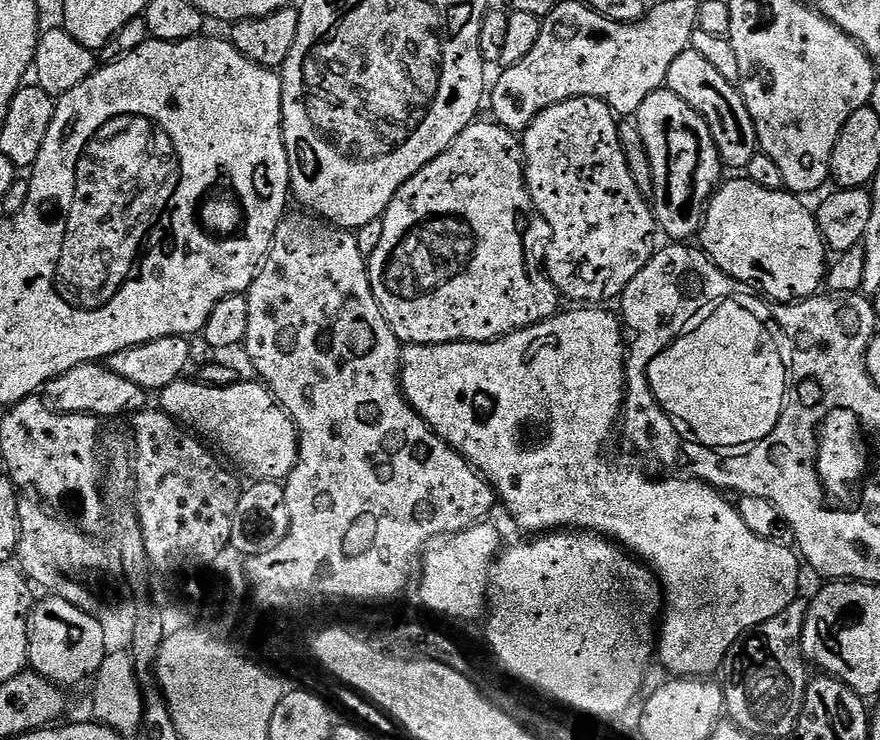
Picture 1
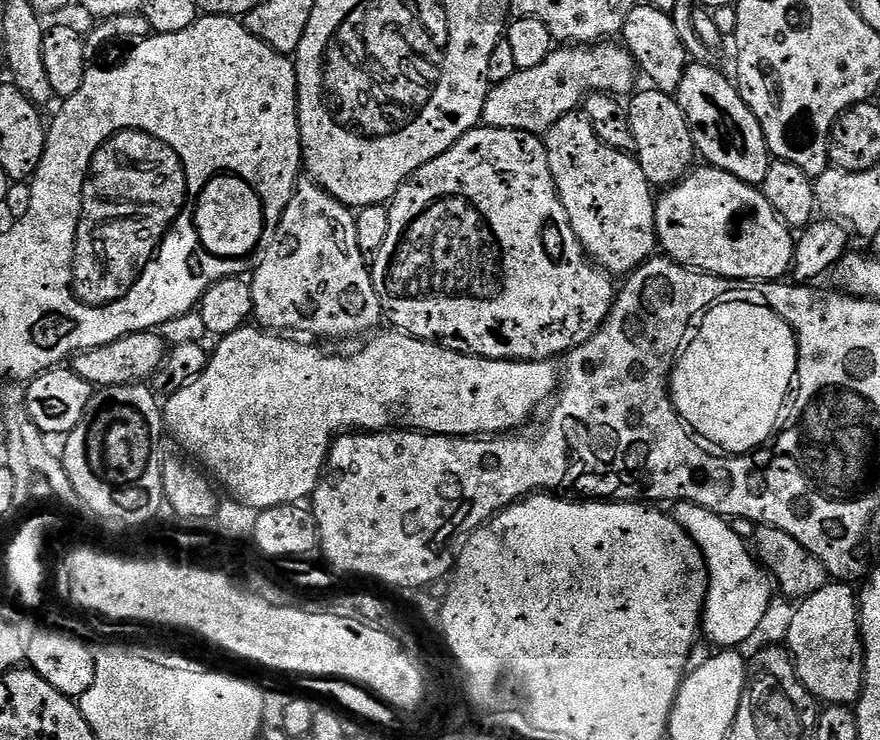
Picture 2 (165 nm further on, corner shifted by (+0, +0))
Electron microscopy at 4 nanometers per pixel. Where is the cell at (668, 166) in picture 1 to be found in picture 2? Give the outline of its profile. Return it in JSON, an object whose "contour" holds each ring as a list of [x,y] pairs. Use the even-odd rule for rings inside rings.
{"contour":[[[637,91],[631,97],[633,100],[627,101],[630,130],[634,130],[636,143],[634,155],[642,166],[642,174],[646,174],[649,184],[671,186],[688,175],[698,153],[692,141],[690,126],[675,99],[666,92],[647,91]]]}

